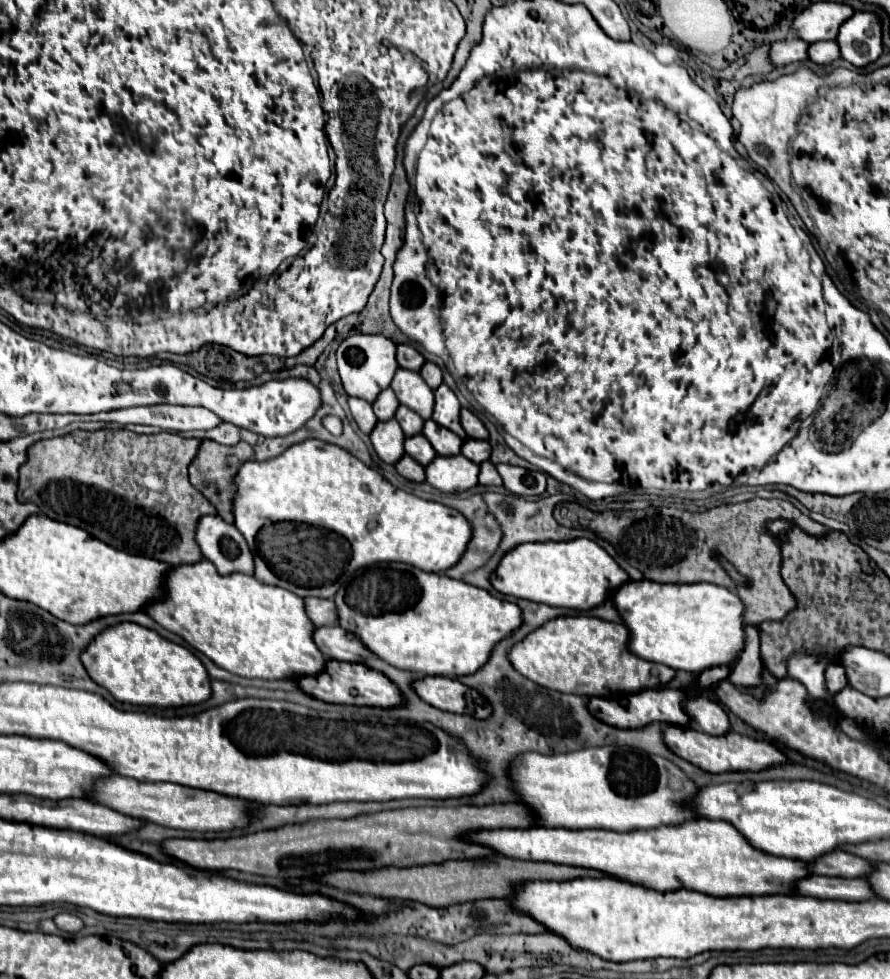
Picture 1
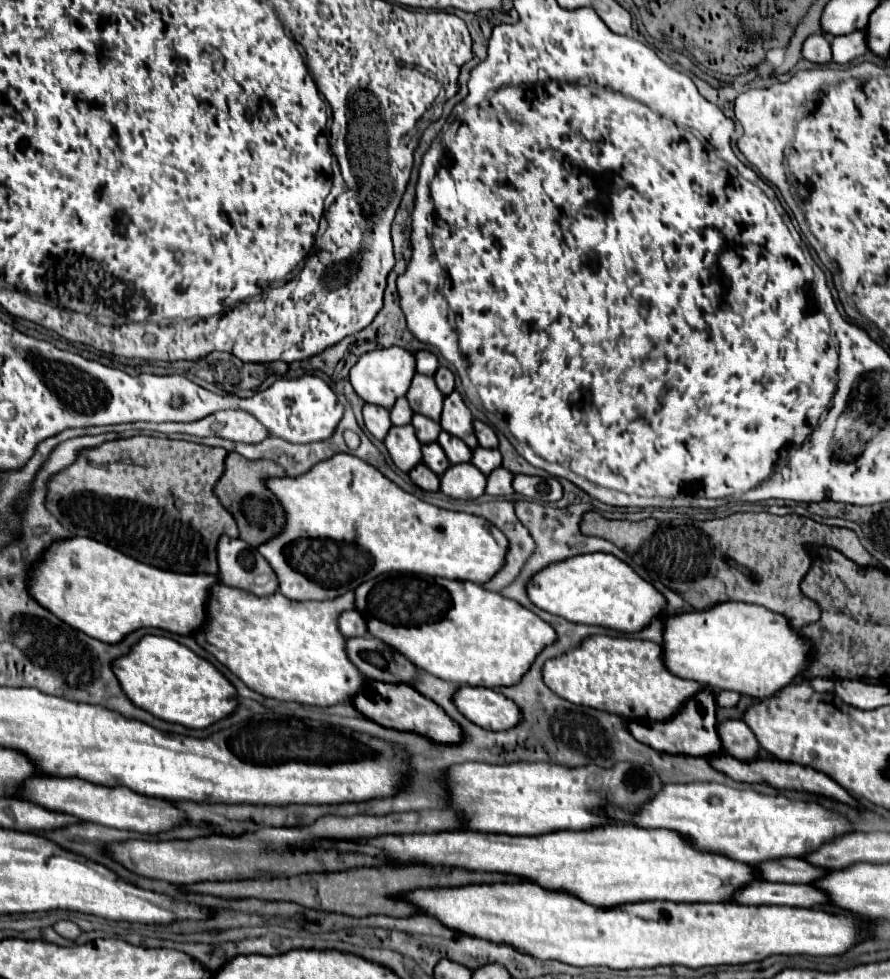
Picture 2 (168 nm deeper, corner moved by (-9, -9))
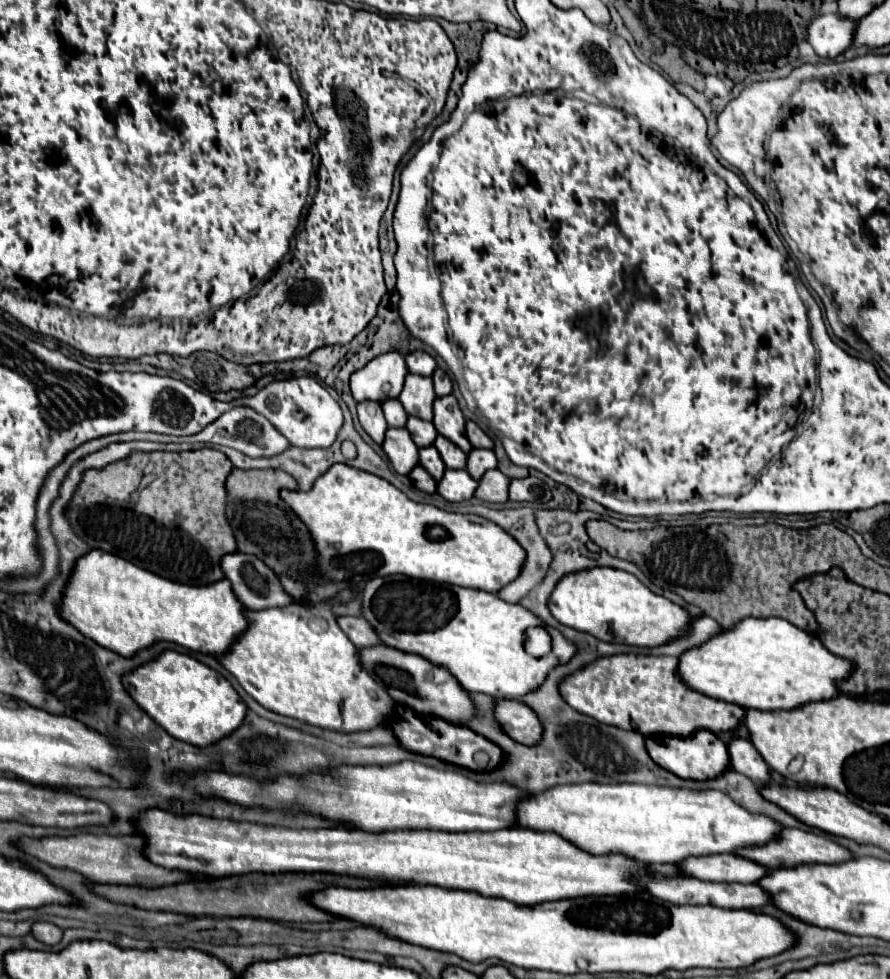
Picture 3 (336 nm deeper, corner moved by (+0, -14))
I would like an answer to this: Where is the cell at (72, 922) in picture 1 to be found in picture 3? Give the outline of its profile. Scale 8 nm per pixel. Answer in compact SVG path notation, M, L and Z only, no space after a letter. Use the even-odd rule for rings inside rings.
M37 922L37 924L33 924L31 932L43 944L59 944L61 936L63 936L63 930L51 922Z

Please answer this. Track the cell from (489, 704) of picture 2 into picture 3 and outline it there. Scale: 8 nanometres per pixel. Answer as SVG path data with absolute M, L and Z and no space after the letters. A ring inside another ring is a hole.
M497 700L493 706L495 722L501 730L521 742L521 744L537 744L541 738L541 724L537 714L519 700Z

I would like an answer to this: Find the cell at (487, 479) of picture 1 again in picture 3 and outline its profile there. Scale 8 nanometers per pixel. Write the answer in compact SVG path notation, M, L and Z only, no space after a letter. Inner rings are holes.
M489 470L479 480L479 488L475 490L475 496L483 502L507 502L509 482L511 480L503 476L499 470Z

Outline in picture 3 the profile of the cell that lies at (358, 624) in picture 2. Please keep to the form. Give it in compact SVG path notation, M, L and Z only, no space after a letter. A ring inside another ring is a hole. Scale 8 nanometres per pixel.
M339 616L339 628L345 632L345 636L357 646L373 646L379 642L375 628L369 626L369 622L363 616Z

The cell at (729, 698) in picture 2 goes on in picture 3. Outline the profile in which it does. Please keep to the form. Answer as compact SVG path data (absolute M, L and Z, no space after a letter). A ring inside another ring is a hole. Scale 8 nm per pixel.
M613 654L575 670L559 682L561 698L577 712L595 718L601 724L623 730L637 730L645 736L689 736L701 728L711 732L733 730L745 716L737 704L709 698L687 688L675 674L677 658L673 656L643 656L643 654Z

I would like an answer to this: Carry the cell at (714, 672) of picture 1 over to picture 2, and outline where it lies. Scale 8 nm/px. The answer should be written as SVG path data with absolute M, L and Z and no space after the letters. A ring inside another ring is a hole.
M704 689L696 697L692 697L678 715L668 721L648 721L648 719L632 719L628 721L630 733L642 741L644 745L652 747L658 753L668 755L692 755L692 757L714 757L722 753L722 741L716 731L716 703L712 689Z

